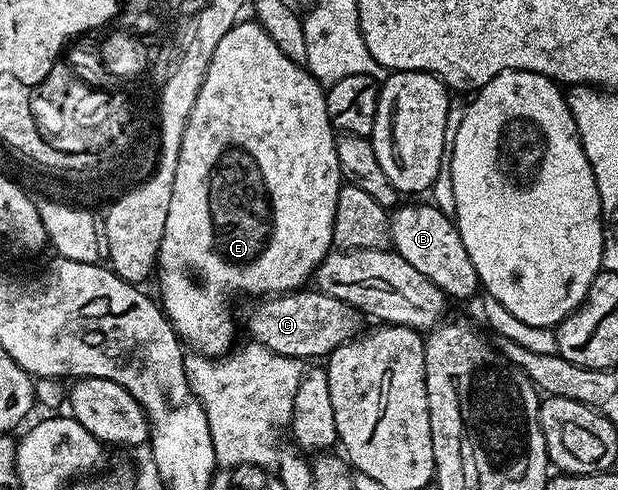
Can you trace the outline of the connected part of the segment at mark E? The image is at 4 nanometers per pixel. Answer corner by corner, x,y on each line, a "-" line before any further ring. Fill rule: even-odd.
237,22
224,36
218,37
215,51
211,53
211,64
203,78
203,86
187,119
185,138
181,142
181,154
177,162
177,178
173,182
173,202
169,202
169,214
165,218
165,234
161,238
157,261
158,276
160,275
159,296
163,299
163,308
167,311
172,326
179,331
180,338
185,343
192,344
203,358
218,358
232,351
235,320
231,317
226,302
223,301
226,292
292,293
302,289
312,279
315,269
333,248
331,235
335,225
335,206
341,187
341,173
335,149
337,133
332,128
327,113
327,94
324,85
320,84
302,63
295,63
288,58
262,25
256,22
243,23
-
187,272
199,272
203,281
198,284
197,281
190,280

